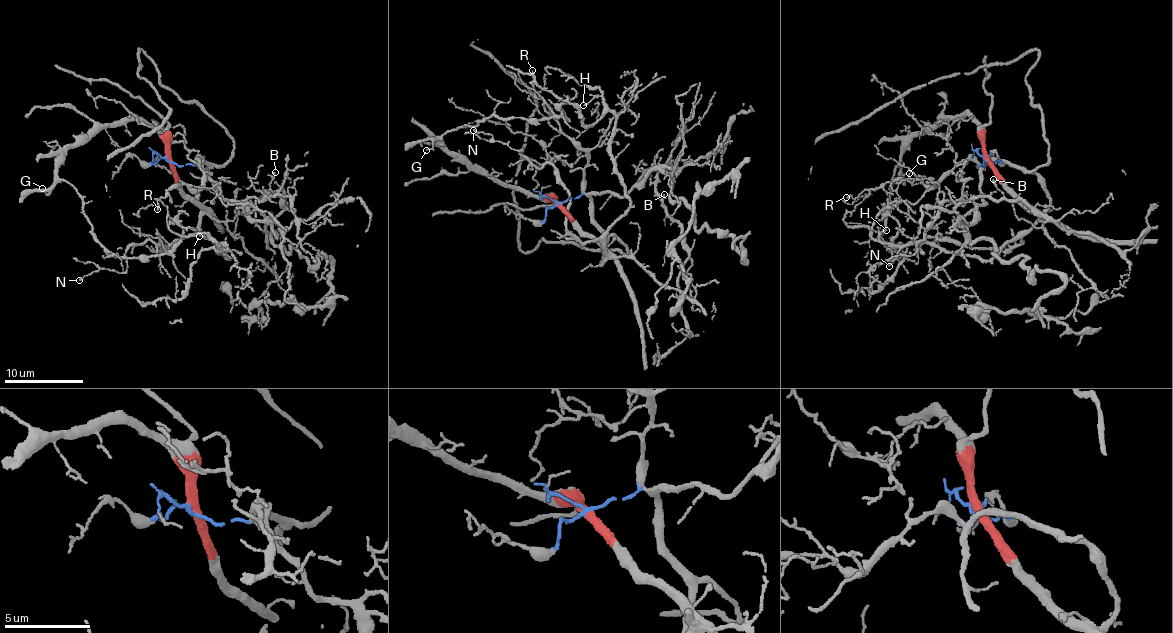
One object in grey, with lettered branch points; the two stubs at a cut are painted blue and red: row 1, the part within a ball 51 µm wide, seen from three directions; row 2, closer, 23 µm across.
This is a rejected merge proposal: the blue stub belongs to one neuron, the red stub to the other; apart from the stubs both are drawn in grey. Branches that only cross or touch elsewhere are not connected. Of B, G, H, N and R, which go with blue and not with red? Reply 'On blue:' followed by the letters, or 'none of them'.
On blue: B, H, N, R

